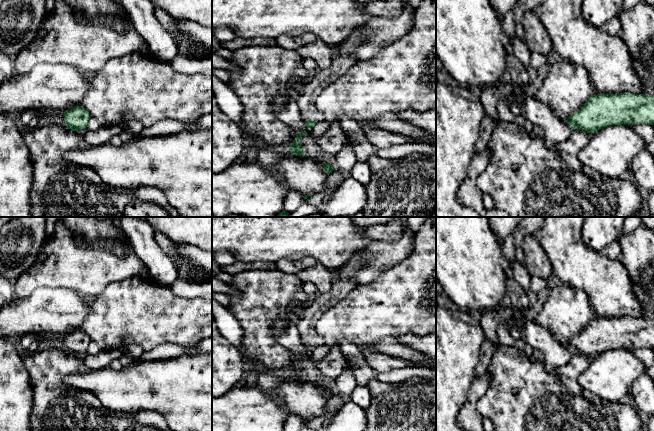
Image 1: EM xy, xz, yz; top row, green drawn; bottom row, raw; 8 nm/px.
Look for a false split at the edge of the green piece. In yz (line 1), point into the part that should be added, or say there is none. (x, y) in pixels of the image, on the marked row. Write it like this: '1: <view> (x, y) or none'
1: none

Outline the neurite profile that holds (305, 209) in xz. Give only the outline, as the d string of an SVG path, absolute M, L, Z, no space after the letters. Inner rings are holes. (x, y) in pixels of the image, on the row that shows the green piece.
M327 198L318 205L311 205L305 200L296 210L289 213L288 217L307 217L311 214L320 214L326 202Z

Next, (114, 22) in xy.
M115 13L113 18L105 18L102 21L109 24L117 32L126 31L125 25L119 21L119 14L118 13Z

